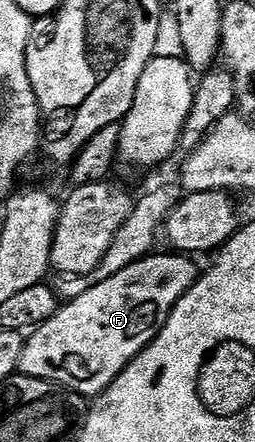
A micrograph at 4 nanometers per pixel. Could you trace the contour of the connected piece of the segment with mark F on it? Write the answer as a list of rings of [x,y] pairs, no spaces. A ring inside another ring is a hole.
[[[158,253],[138,259],[84,295],[65,301],[50,320],[27,335],[19,373],[55,382],[81,396],[102,393],[156,339],[180,297],[196,283],[198,269],[191,257]]]

